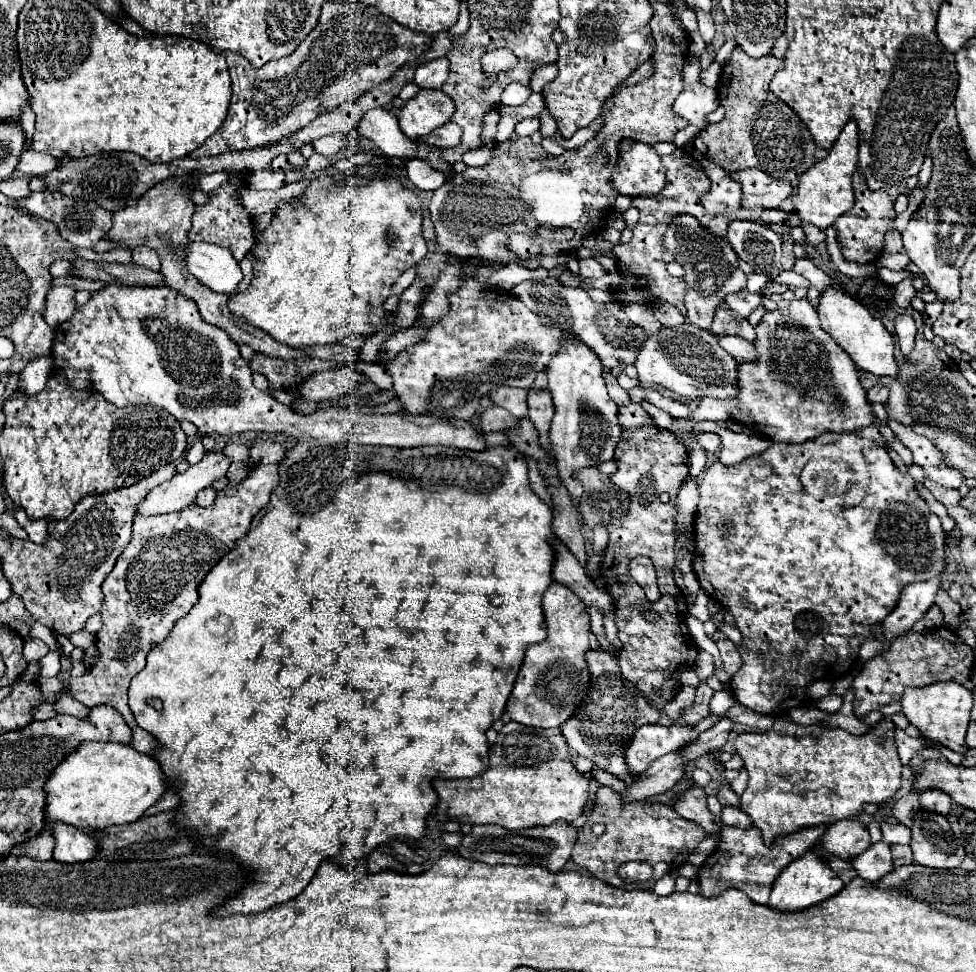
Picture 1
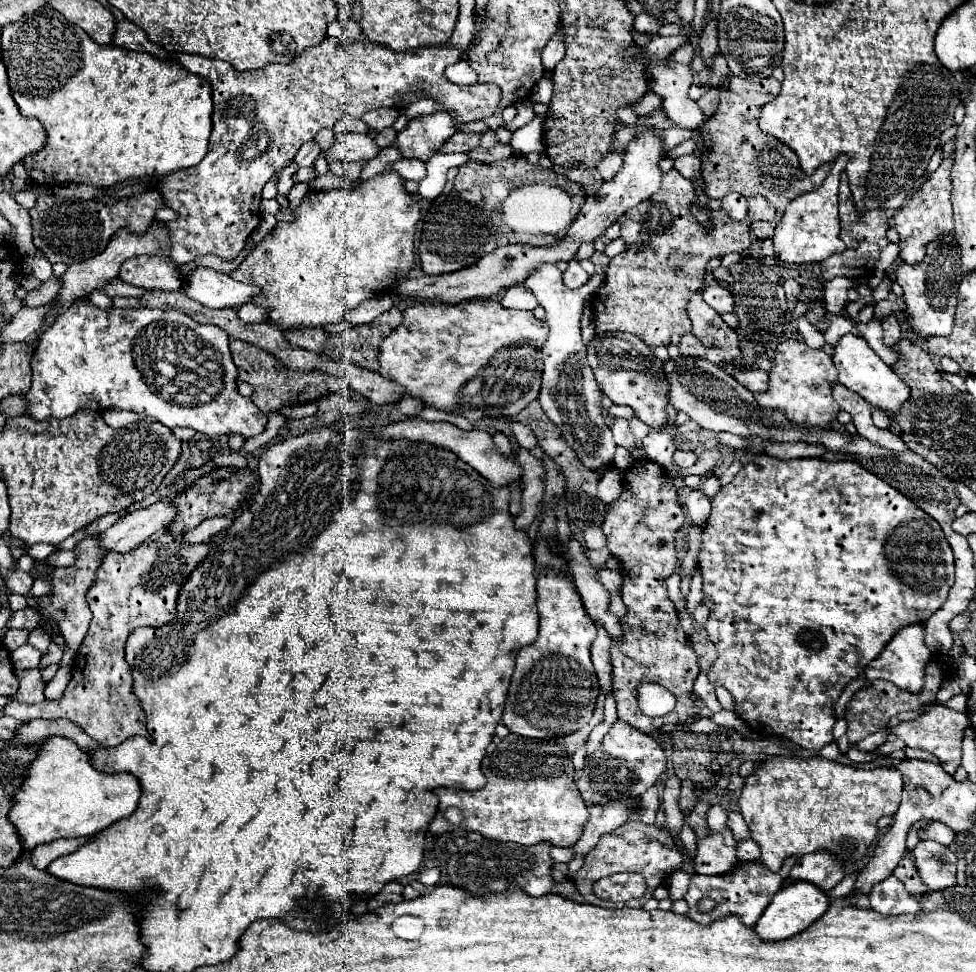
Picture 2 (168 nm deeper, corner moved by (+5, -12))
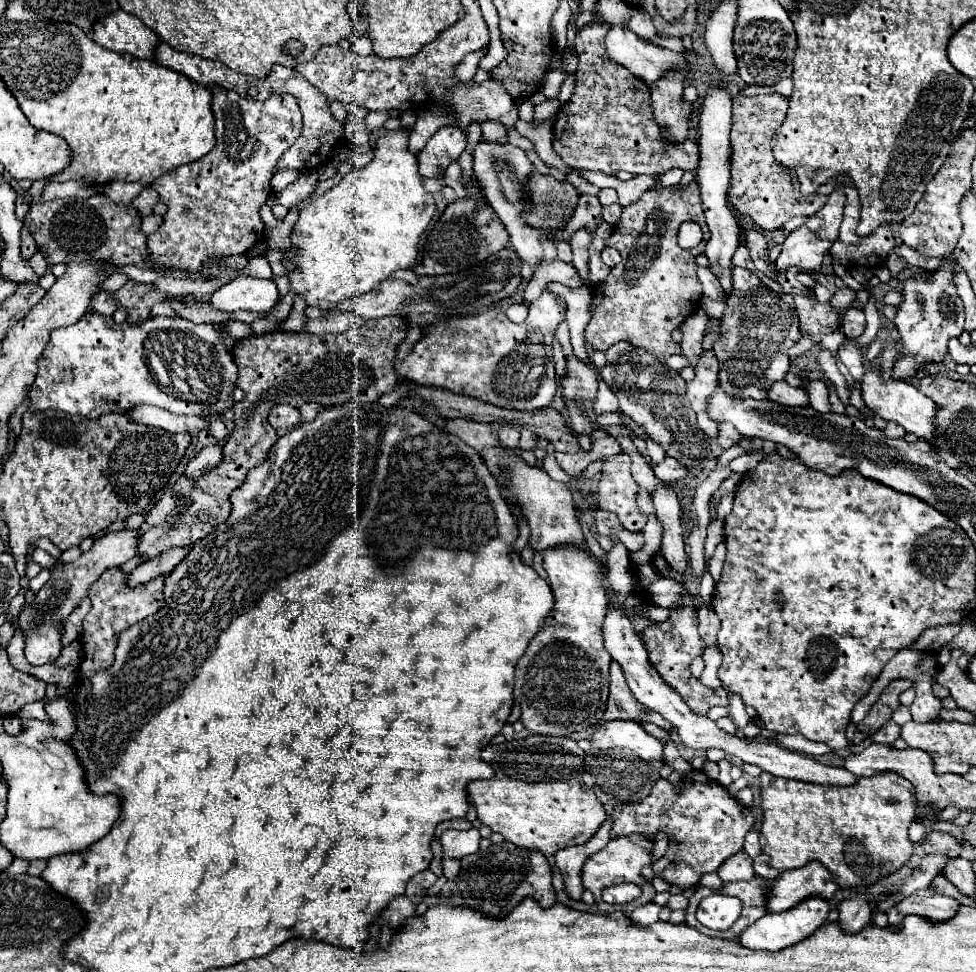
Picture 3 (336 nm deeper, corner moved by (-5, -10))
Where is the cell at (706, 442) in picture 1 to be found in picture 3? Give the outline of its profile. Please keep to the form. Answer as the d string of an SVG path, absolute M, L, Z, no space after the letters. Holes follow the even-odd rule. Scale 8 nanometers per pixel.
M665 457L659 465L655 465L653 473L655 473L655 477L659 475L659 479L663 479L663 481L671 481L671 483L675 483L675 481L683 479L683 477L689 473L689 469L683 467L681 461L671 459L671 457Z

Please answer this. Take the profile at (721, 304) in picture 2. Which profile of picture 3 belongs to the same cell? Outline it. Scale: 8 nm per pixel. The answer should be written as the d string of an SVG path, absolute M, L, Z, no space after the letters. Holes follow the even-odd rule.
M699 267L699 269L697 269L697 275L699 275L699 281L701 281L701 285L703 285L703 293L705 293L709 299L715 299L715 301L725 301L725 299L727 299L727 293L723 291L719 279L715 279L715 275L711 275L711 269Z

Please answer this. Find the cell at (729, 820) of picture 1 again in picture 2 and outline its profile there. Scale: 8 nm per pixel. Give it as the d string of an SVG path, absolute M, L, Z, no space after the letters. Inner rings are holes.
M747 839L747 841L741 841L737 845L737 857L743 863L755 863L761 857L761 849L757 849L757 843L755 841Z

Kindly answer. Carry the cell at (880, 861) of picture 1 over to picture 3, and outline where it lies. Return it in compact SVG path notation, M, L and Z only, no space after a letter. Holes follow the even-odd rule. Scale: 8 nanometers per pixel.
M923 889L923 891L915 891L911 897L905 897L897 905L893 905L887 911L887 917L891 927L895 927L895 923L903 921L903 915L921 915L933 921L945 921L951 919L957 909L959 903L955 899L935 893L931 889Z

